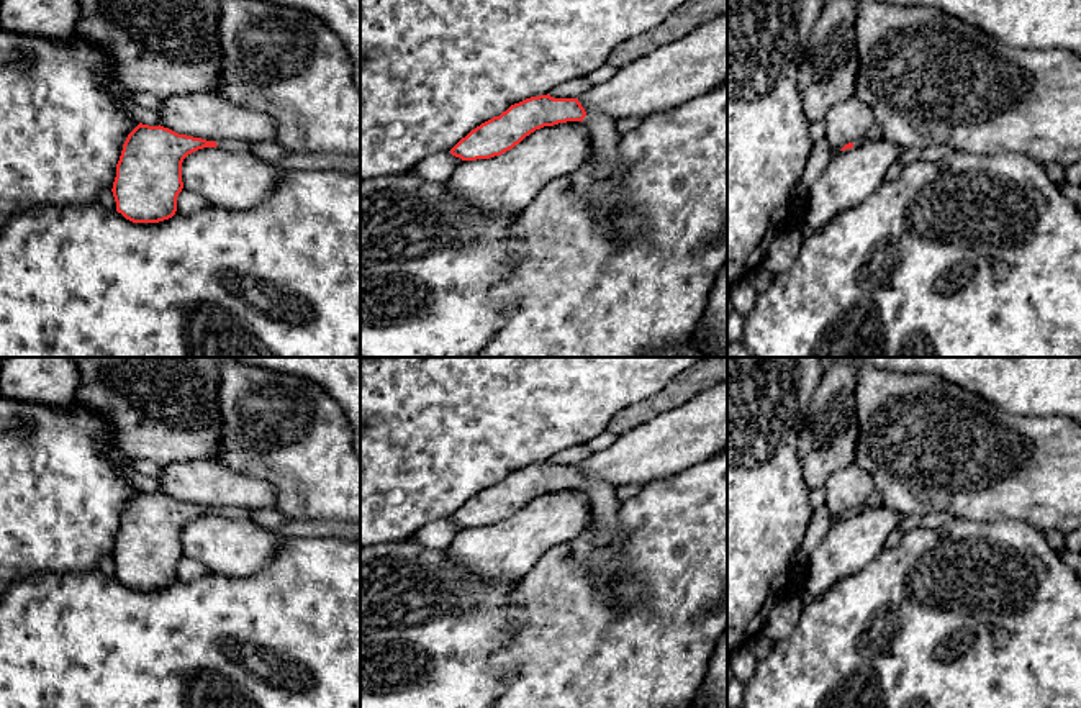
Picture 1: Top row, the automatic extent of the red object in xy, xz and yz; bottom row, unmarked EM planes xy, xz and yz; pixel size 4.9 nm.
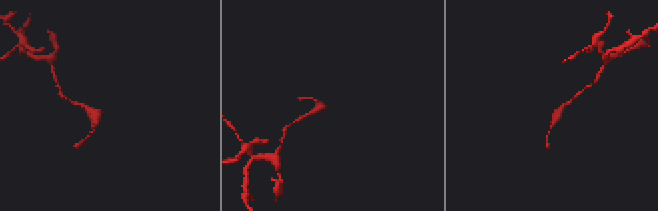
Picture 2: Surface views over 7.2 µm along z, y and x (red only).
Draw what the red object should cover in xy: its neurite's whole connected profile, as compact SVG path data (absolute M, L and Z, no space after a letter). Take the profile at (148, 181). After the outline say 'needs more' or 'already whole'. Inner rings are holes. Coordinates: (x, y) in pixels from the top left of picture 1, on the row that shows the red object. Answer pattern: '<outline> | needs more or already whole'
M139 123L128 134L116 164L111 188L116 211L133 223L172 218L183 188L183 159L198 149L216 146L216 141Z | already whole

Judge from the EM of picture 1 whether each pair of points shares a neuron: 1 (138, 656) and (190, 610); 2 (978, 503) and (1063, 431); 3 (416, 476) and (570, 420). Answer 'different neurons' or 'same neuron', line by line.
1: same neuron
2: same neuron
3: same neuron

